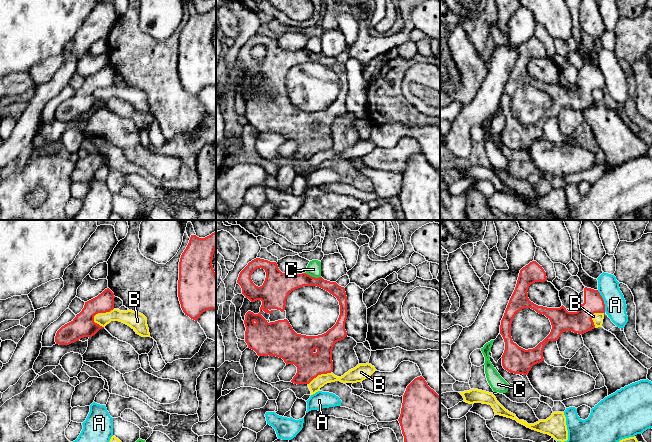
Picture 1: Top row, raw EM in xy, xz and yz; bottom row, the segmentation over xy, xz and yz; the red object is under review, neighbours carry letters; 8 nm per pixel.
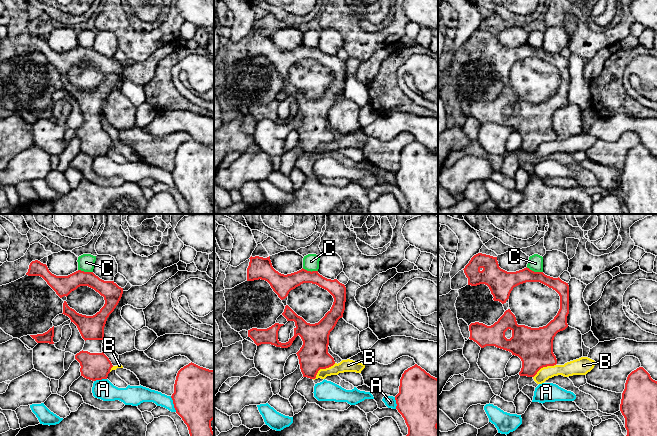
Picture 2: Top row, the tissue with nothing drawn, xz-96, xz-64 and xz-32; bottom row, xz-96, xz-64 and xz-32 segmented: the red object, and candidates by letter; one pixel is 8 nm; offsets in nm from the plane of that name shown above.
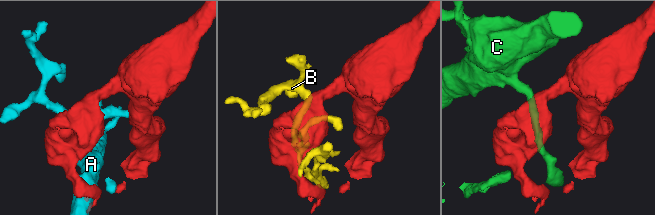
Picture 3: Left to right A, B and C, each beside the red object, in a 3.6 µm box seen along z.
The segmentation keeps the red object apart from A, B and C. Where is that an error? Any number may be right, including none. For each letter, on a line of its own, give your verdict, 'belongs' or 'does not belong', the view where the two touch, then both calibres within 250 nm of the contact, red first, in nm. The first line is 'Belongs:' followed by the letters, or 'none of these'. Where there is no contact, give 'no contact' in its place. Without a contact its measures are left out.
Belongs: none of these
A: does not belong; meets red in yz; 180 nm thick on the red side, 180 nm on the other
B: does not belong; meets red in xy; 190 nm thick on the red side, 130 nm on the other
C: does not belong; meets red in xz; 180 nm thick on the red side, 110 nm on the other

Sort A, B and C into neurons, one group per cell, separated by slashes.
A / B / C

